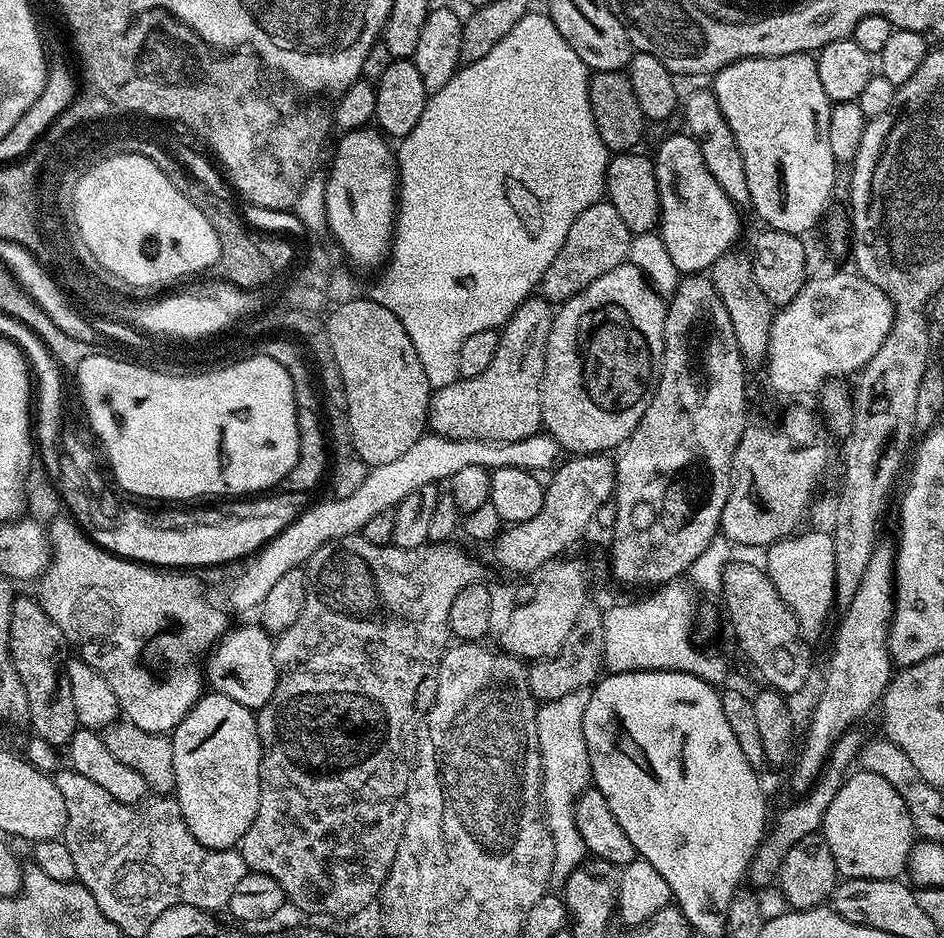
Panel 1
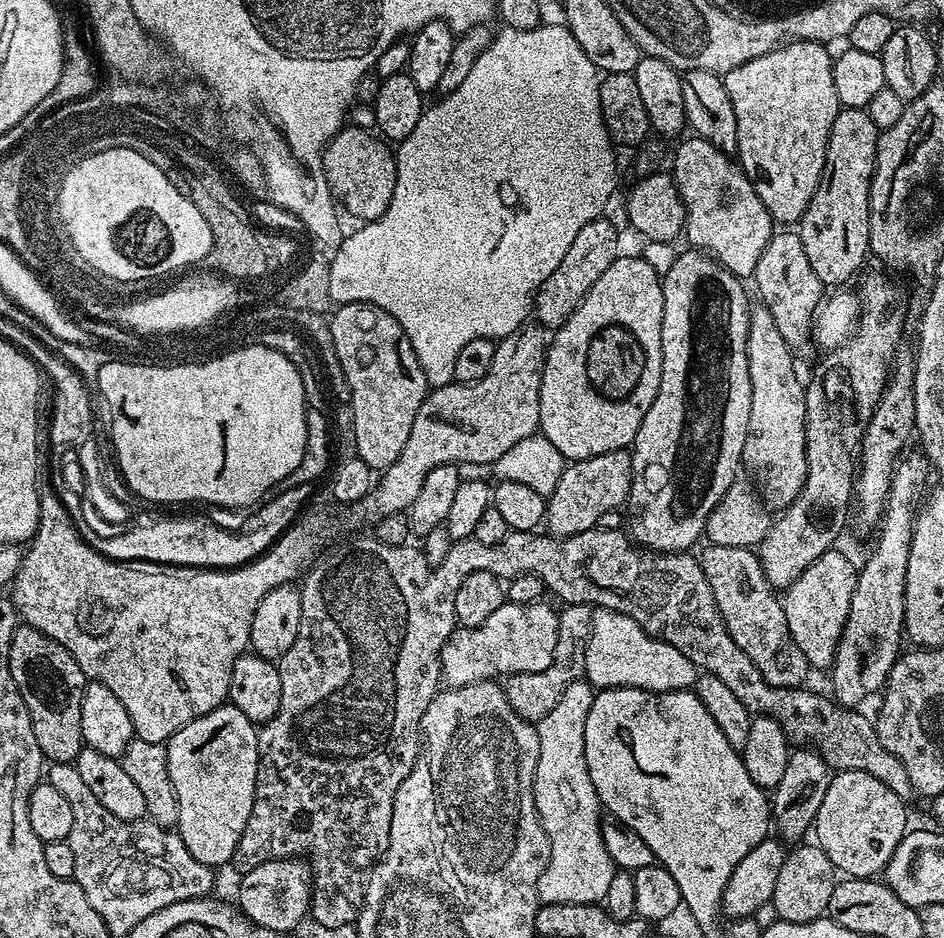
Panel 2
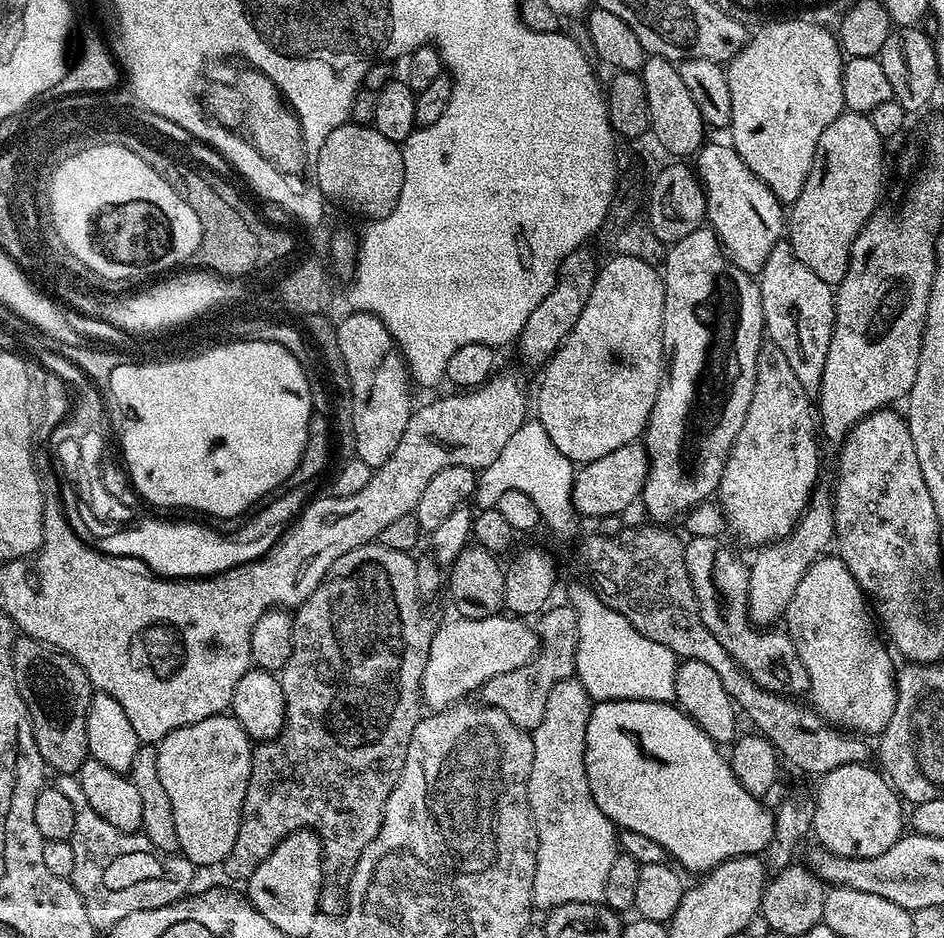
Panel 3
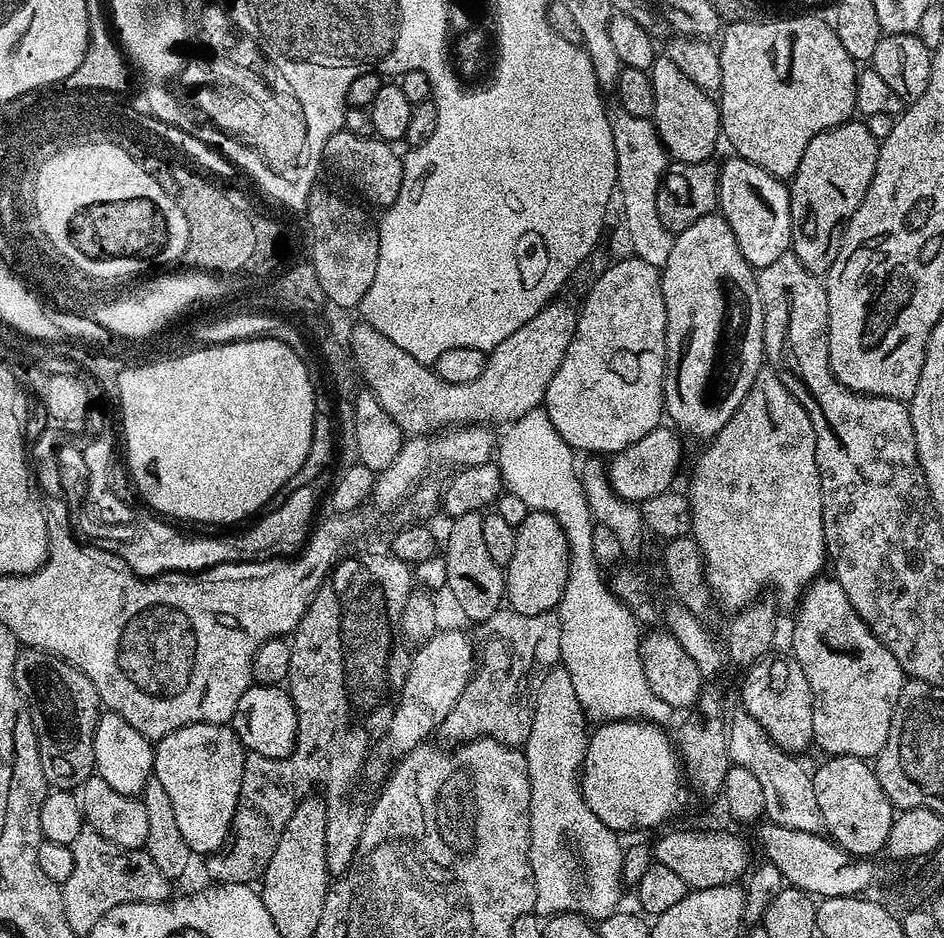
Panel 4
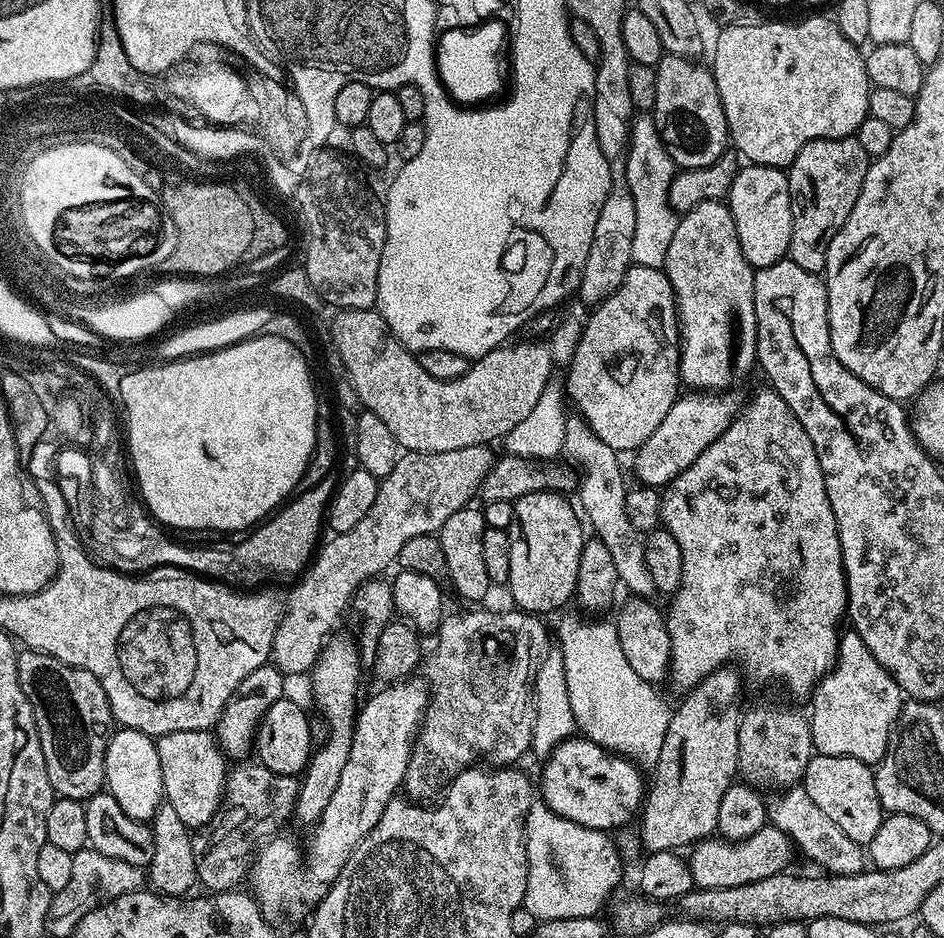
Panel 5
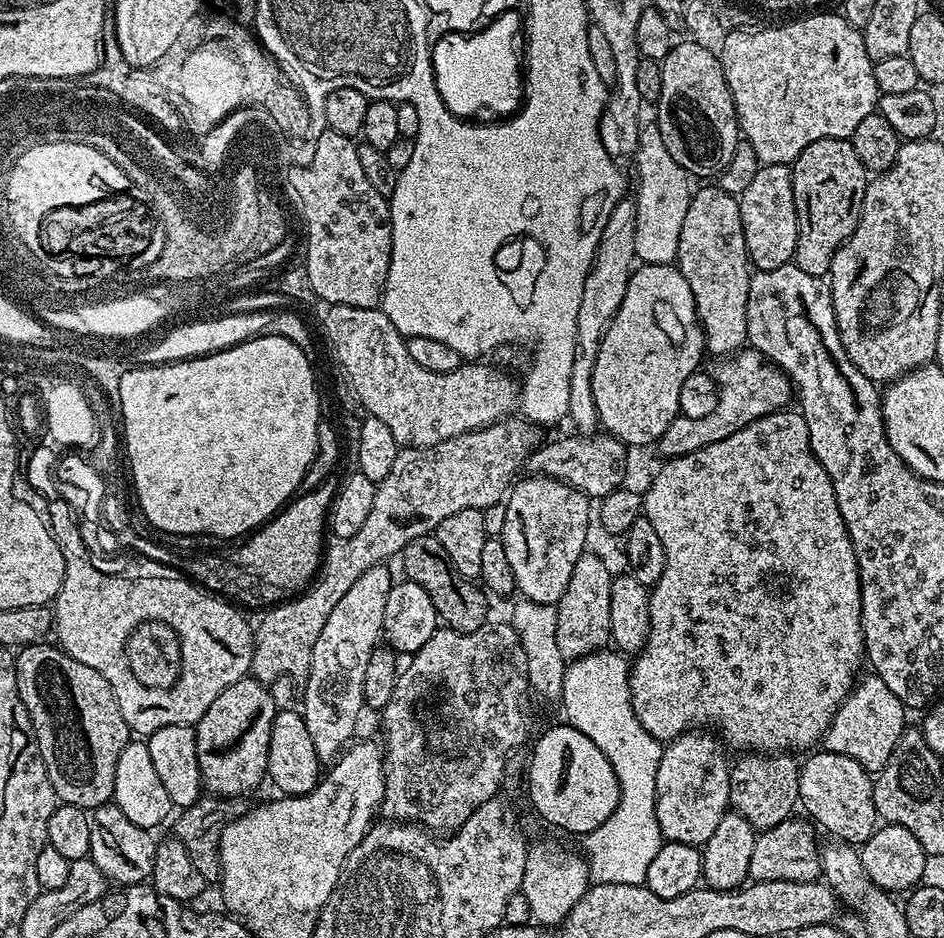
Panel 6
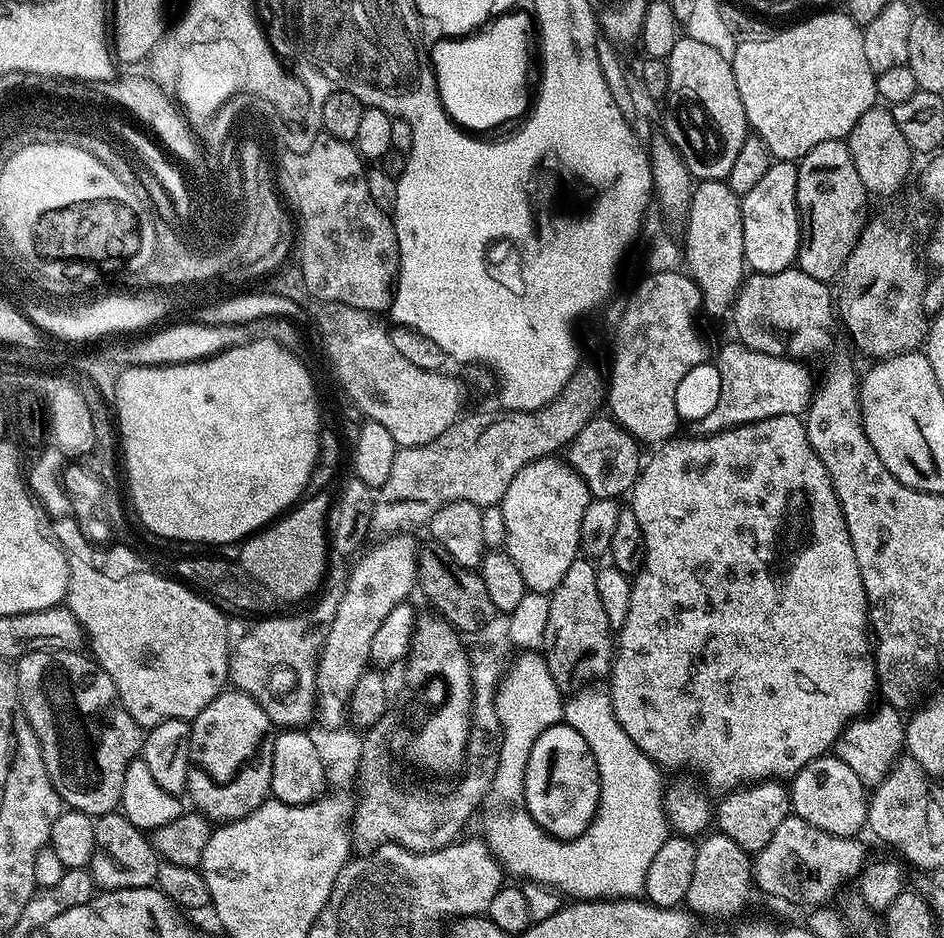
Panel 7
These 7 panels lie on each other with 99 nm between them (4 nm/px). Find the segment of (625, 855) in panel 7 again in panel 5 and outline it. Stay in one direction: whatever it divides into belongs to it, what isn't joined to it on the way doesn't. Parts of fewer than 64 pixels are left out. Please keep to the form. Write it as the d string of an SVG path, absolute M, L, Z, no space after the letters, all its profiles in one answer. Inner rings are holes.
M584 618L588 620L564 620L560 624L562 662L566 666L566 690L570 694L570 710L574 710L574 722L579 735L605 748L609 754L626 756L633 762L655 762L666 738L666 726L670 726L673 709L660 698L649 681L638 678L622 654L622 642L618 642L618 630L608 618Z

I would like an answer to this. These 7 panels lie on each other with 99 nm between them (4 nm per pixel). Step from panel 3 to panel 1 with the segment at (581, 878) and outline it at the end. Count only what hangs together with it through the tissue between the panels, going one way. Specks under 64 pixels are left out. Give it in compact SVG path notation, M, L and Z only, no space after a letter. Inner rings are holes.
M592 688L574 690L562 698L543 701L536 710L538 750L542 758L540 794L544 805L544 820L554 842L552 875L560 882L567 880L569 874L585 863L589 855L586 842L582 842L582 834L578 832L574 810L576 799L592 784L590 754L586 750L586 734L582 726L591 693Z

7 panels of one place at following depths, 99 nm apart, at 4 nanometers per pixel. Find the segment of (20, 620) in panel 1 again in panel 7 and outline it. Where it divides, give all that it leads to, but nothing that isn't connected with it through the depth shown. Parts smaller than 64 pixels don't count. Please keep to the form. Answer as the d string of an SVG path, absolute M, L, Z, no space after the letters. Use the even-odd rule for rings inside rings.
M80 650L31 652L15 661L14 667L20 705L38 738L54 790L69 809L95 818L120 808L122 782L126 782L130 762L141 755L145 733L122 706L111 674L101 668L91 655L83 656L82 653Z

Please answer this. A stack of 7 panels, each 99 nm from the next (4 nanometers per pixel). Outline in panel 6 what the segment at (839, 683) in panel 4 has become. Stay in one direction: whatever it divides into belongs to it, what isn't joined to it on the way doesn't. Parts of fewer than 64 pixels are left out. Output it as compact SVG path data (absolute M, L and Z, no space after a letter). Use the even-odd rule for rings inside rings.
M875 674L861 675L857 679L852 693L842 702L842 706L834 714L830 726L824 731L822 744L834 754L846 754L846 758L854 758L869 772L875 774L888 765L888 759L894 754L896 743L906 730L904 703L886 687L886 682Z

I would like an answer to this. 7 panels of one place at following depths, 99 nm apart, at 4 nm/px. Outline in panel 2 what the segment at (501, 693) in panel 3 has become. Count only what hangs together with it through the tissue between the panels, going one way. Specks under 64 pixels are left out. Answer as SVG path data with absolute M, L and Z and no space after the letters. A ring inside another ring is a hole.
M591 604L561 607L558 612L557 646L553 663L538 673L522 672L503 677L504 696L522 719L539 722L554 706L554 702L558 702L565 686L584 676L584 650L592 637L592 610Z

